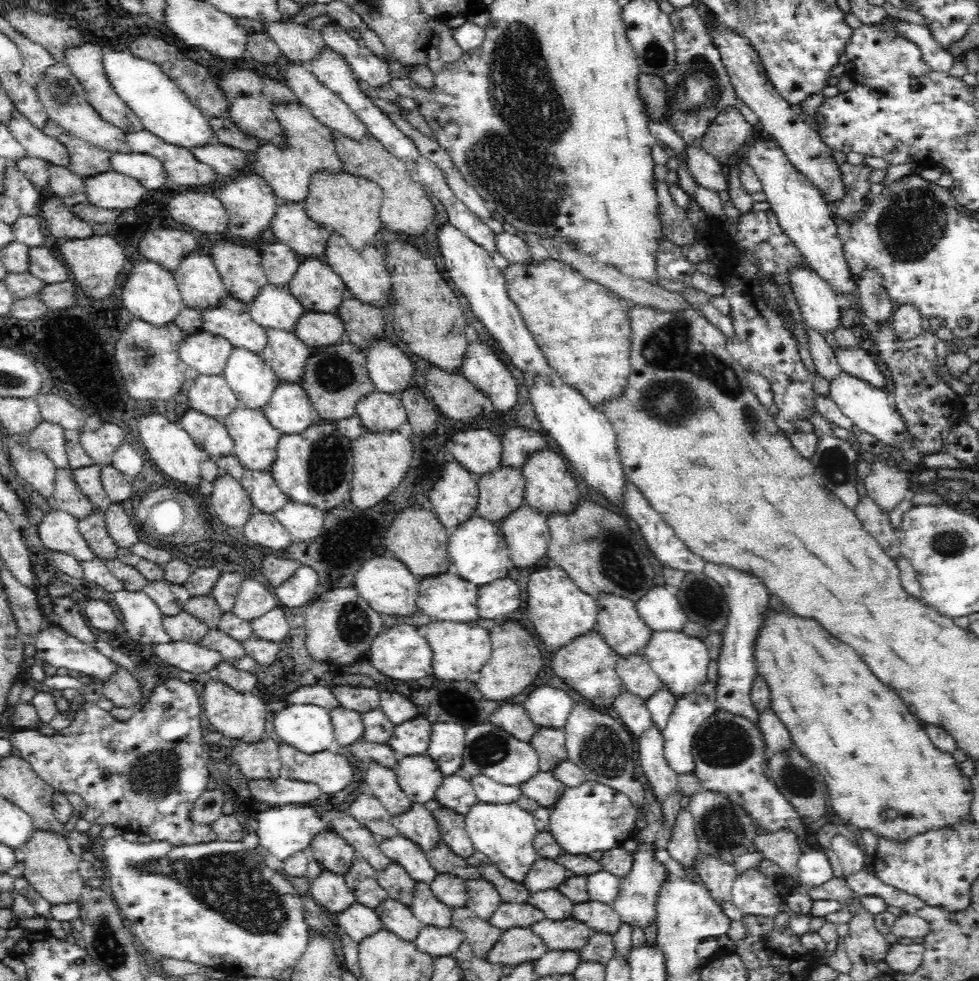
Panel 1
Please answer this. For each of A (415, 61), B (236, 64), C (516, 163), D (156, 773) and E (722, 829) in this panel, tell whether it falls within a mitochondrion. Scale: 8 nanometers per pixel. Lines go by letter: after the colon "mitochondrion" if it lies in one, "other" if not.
A: other
B: other
C: mitochondrion
D: mitochondrion
E: mitochondrion

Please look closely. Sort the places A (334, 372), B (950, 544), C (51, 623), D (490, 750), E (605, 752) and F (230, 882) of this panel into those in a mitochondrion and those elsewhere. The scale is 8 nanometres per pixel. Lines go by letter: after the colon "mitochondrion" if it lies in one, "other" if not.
A: mitochondrion
B: mitochondrion
C: other
D: mitochondrion
E: mitochondrion
F: mitochondrion

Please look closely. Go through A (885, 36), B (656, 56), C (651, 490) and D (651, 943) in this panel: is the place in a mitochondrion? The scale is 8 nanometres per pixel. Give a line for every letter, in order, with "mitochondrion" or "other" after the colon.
A: mitochondrion
B: mitochondrion
C: other
D: other

